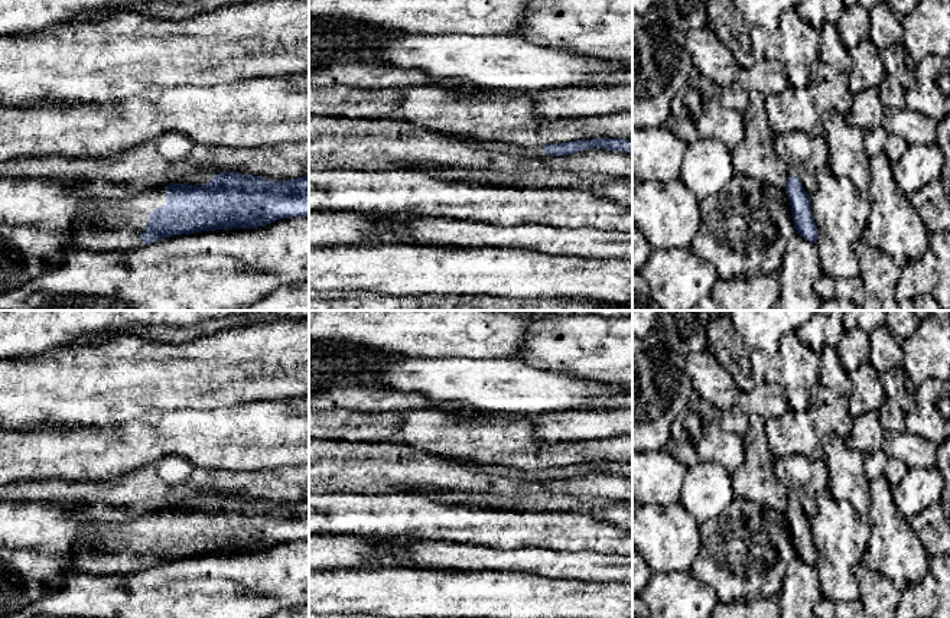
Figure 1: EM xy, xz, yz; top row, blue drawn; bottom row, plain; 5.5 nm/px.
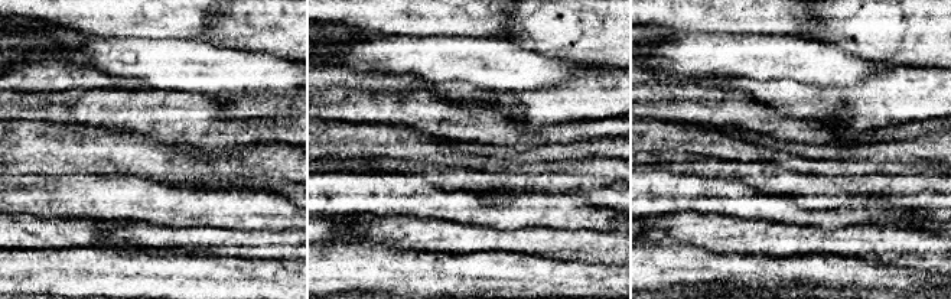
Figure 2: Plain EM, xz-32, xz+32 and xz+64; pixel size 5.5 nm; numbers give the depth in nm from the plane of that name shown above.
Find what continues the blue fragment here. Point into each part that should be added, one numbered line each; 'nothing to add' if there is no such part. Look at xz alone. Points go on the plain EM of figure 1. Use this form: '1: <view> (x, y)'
1: xz (497, 469)

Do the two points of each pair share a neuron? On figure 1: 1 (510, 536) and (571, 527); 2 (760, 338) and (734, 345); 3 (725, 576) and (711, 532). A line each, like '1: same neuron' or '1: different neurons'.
1: same neuron
2: different neurons
3: same neuron

